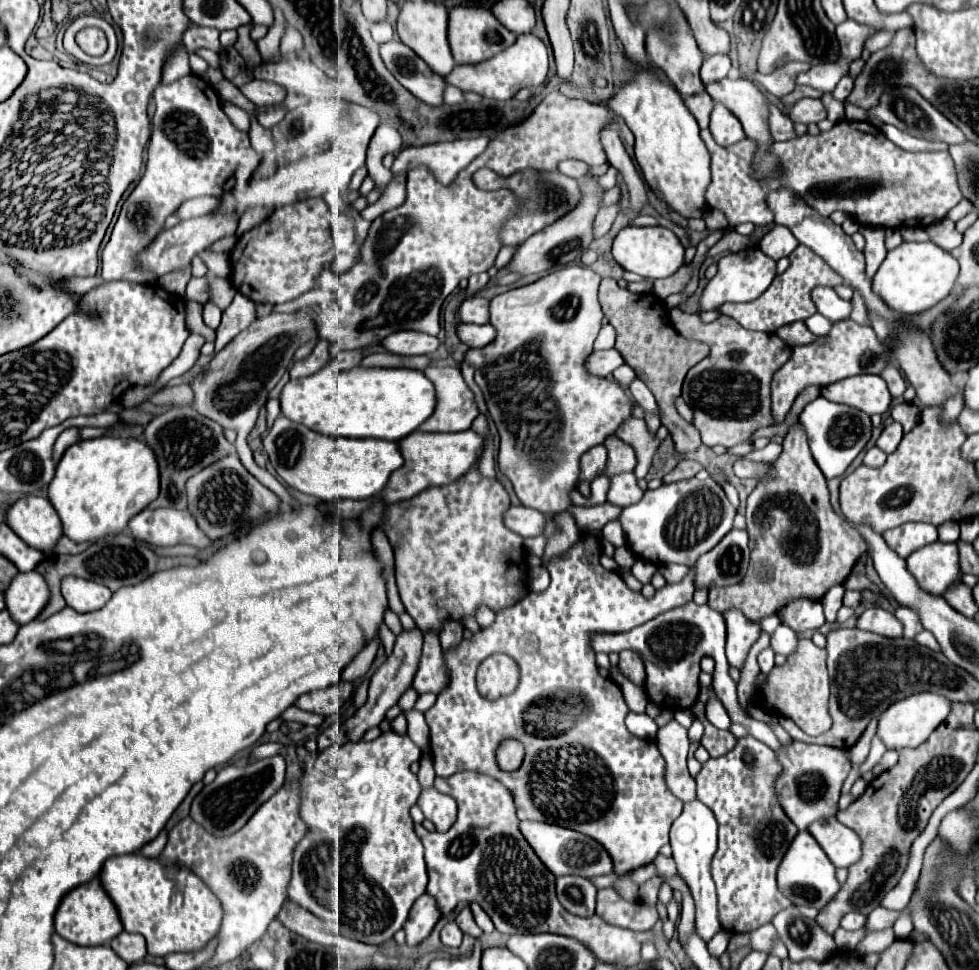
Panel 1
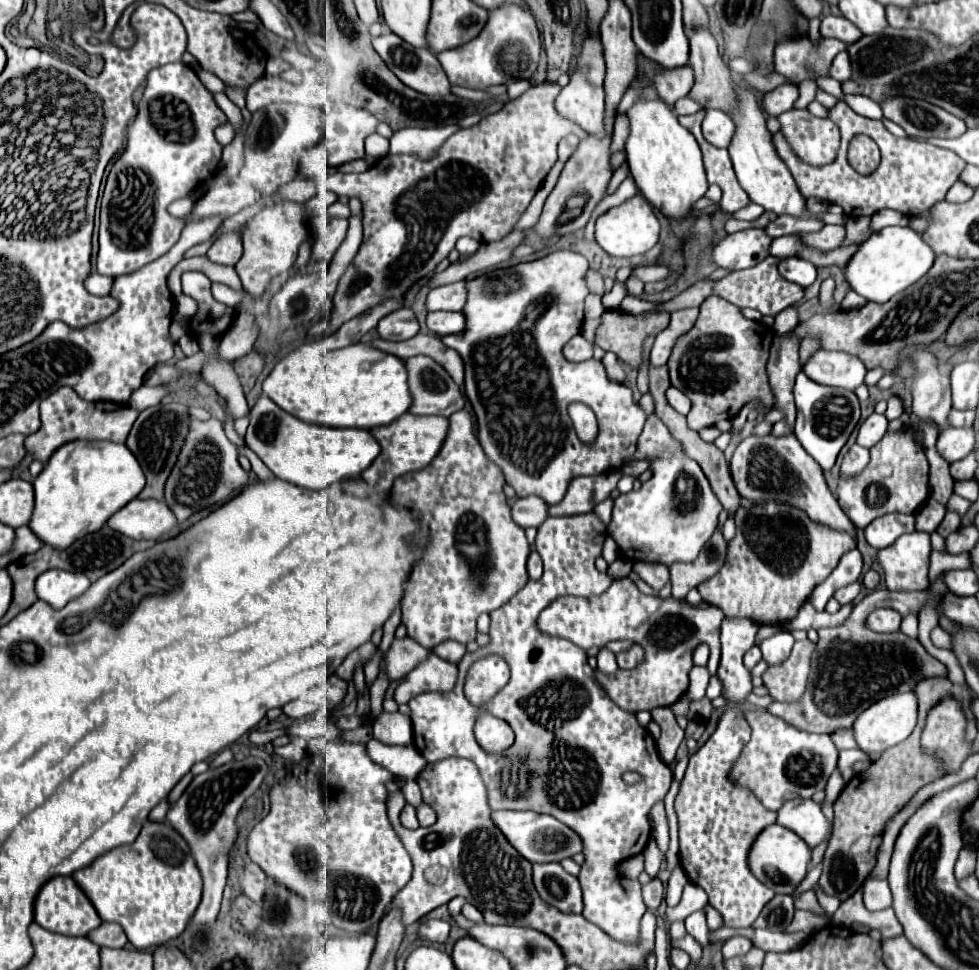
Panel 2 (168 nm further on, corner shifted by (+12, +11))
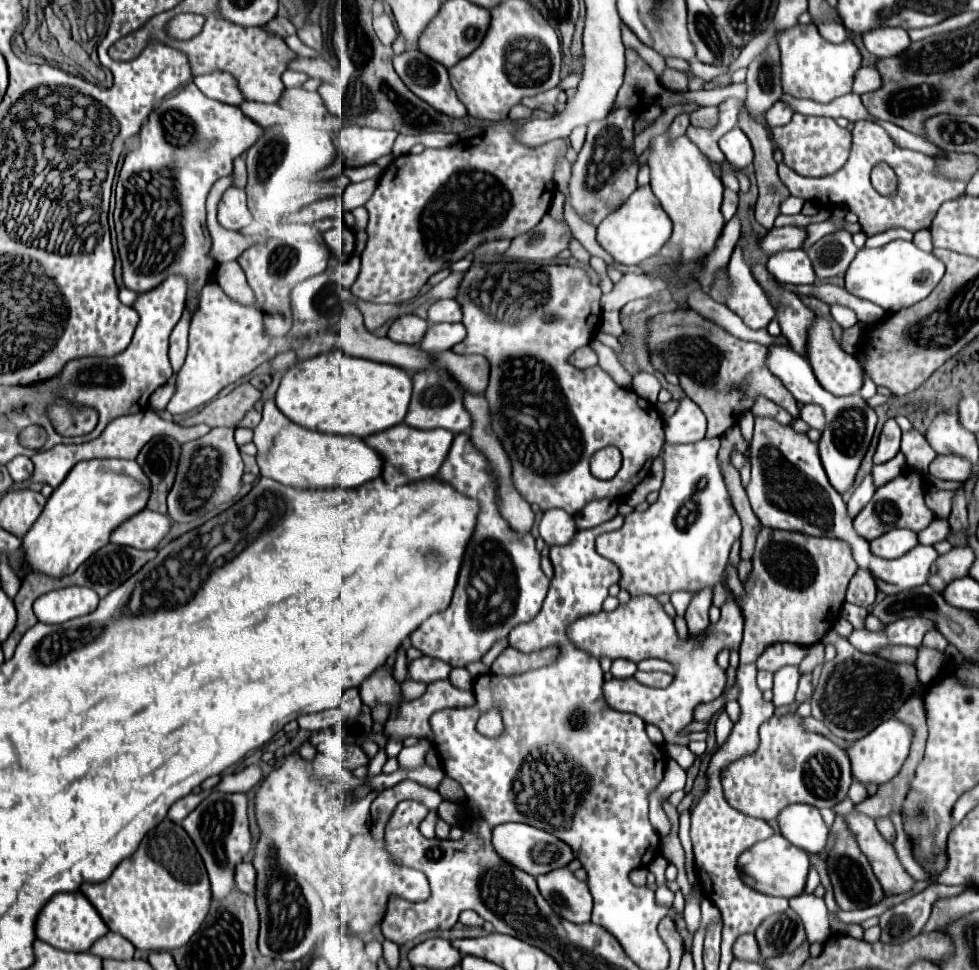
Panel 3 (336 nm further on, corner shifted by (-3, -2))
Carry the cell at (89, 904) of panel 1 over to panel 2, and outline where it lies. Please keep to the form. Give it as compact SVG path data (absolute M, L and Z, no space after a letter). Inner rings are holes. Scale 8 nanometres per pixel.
M55 877L49 879L37 899L35 899L35 913L33 913L33 921L39 923L41 927L45 927L47 931L53 933L61 933L61 935L87 935L91 929L95 929L97 925L101 925L101 919L97 915L97 911L93 909L91 901L85 897L85 893L77 887L77 883L71 877Z

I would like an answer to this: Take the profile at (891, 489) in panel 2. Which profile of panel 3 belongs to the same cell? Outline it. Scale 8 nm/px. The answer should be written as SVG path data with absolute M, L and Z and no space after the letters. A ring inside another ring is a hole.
M910 472L908 476L900 474L900 476L892 478L890 482L882 484L876 490L872 500L854 518L856 532L870 542L870 540L878 538L880 534L886 534L888 530L894 530L894 528L908 528L908 530L914 530L914 532L924 530L930 524L930 520L934 518L934 514L930 512L930 508L924 502L924 494L926 494L924 482L922 482L918 472Z

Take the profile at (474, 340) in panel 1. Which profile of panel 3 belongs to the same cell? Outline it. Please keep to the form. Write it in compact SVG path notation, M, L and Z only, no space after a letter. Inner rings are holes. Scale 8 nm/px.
M434 324L424 334L420 348L430 354L444 352L444 350L452 350L464 338L466 338L466 328L462 324Z

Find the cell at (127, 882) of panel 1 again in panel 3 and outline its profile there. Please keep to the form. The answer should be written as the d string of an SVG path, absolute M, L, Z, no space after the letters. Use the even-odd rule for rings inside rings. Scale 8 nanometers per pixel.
M168 818L140 842L132 858L118 864L108 880L84 884L80 890L112 932L122 934L138 950L146 952L164 952L184 946L208 916L212 902L208 874L194 842L180 824Z

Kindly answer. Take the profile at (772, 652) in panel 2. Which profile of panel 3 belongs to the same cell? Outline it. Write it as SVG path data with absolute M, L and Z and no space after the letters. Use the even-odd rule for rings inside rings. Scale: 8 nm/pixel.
M784 666L774 674L774 704L776 706L788 706L794 702L794 694L798 688L800 670L798 666Z

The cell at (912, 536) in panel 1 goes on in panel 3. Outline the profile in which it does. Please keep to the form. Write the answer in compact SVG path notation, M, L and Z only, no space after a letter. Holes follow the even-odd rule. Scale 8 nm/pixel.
M890 530L888 534L876 538L870 542L870 548L880 558L900 558L906 552L910 552L914 546L918 546L918 534L912 530Z

